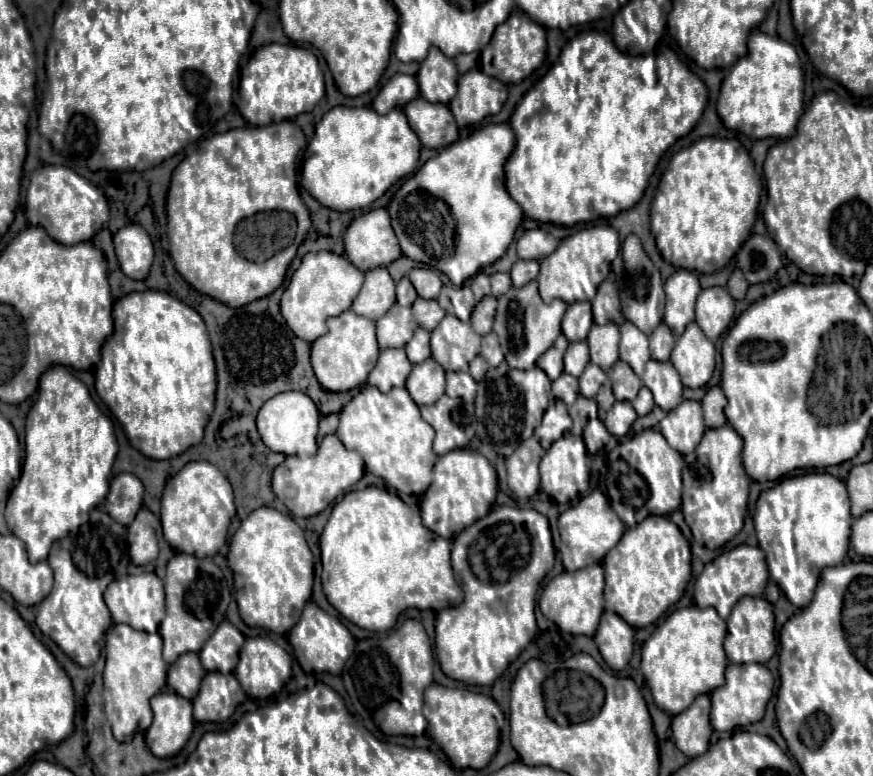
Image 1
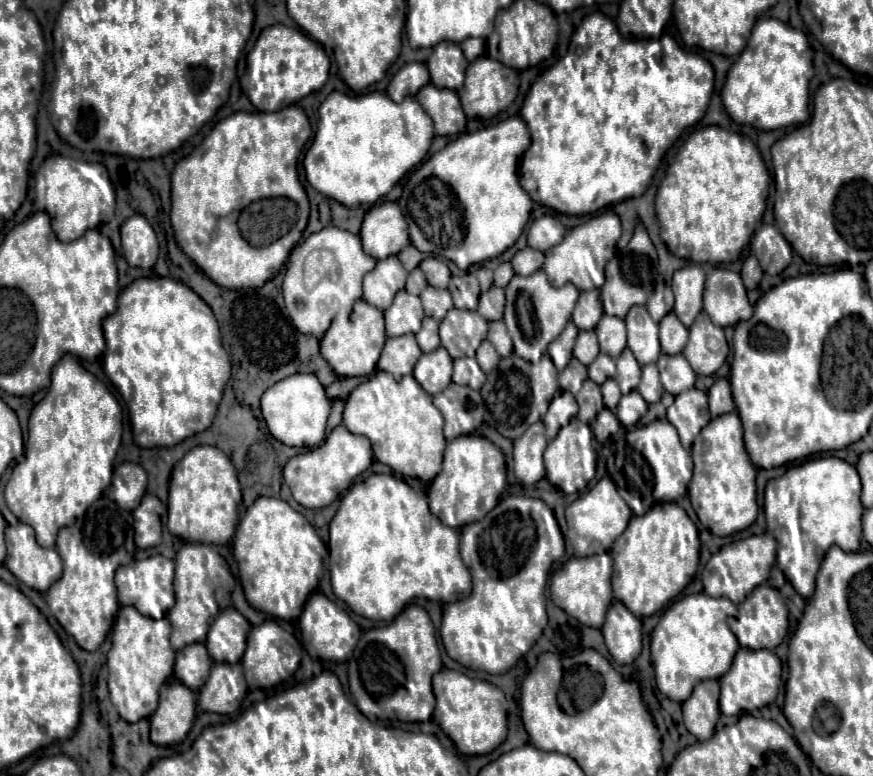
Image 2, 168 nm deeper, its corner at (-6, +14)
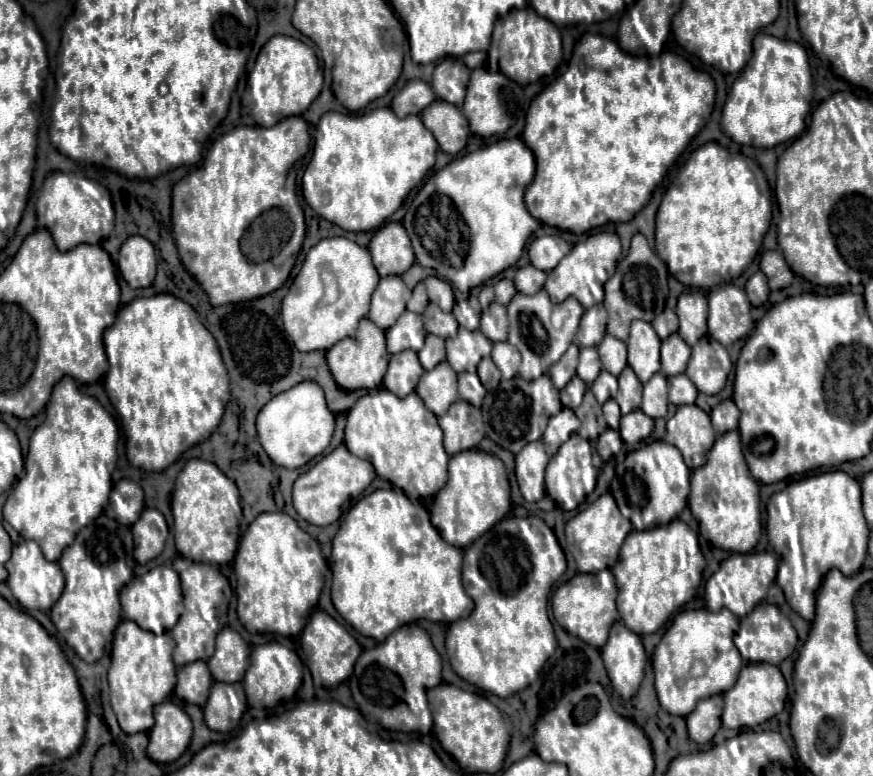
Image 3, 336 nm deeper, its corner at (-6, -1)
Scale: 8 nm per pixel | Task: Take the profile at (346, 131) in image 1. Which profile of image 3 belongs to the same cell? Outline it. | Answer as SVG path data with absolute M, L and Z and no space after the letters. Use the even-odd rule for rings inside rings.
M389 107L361 115L329 111L315 133L313 157L303 175L303 197L323 219L345 231L379 229L435 163L437 143L419 115L399 119Z

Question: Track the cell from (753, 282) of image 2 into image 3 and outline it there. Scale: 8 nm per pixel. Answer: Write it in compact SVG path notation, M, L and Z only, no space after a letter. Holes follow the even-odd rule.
M757 271L757 273L747 281L747 285L745 285L745 293L747 293L749 303L751 303L753 307L763 305L763 303L767 301L767 297L769 297L767 277L765 277L761 271Z

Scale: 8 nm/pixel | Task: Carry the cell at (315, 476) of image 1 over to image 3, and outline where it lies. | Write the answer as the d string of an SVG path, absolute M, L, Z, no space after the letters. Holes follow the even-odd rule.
M339 445L333 453L325 455L315 467L297 477L293 485L293 507L307 523L319 527L331 525L339 519L343 503L357 499L373 479L375 479L375 469L371 467L371 463L351 455L345 445Z

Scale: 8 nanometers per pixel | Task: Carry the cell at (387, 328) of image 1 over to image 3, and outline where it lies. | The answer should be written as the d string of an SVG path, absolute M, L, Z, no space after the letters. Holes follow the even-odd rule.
M405 311L397 319L397 323L393 327L389 327L385 333L387 333L387 351L389 353L405 351L405 349L419 351L423 347L425 335L427 335L421 315L415 315L413 311Z

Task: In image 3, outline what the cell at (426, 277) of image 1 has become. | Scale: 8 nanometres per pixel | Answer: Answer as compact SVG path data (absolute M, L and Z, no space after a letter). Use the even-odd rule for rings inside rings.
M427 277L425 281L427 287L427 295L431 303L437 303L443 311L451 311L453 309L453 289L447 281L439 279L439 277Z

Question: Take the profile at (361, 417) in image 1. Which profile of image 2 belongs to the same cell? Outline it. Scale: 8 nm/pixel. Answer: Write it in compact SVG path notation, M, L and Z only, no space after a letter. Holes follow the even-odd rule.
M387 372L369 376L349 394L343 426L353 434L369 438L375 458L407 478L431 482L441 472L447 446L443 438L443 416L413 376L403 376L401 380L387 376Z

